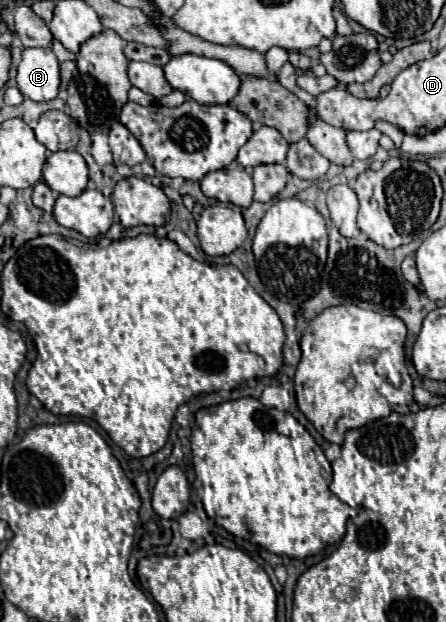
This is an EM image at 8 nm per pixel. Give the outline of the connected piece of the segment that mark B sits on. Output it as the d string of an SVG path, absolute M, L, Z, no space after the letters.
M25 48L23 60L17 66L17 88L23 96L35 102L57 98L59 92L59 62L49 48Z

